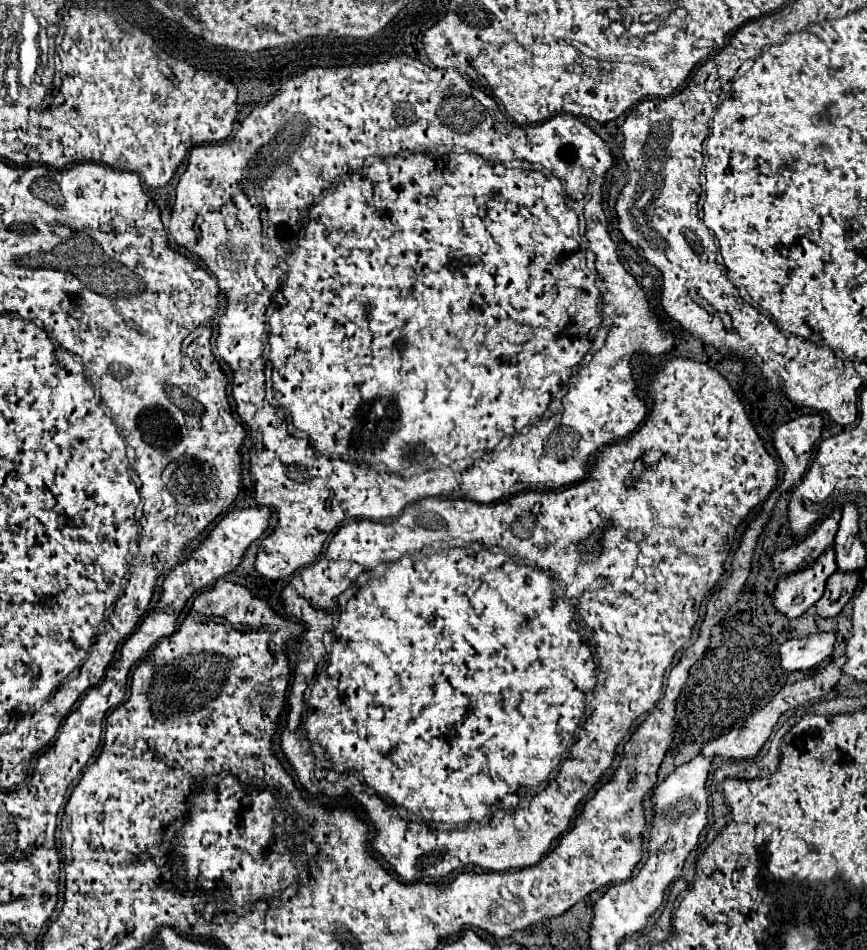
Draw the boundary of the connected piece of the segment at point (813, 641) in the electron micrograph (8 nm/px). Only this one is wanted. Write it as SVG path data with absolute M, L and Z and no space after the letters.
M817 633L809 635L807 639L791 639L783 643L779 649L783 671L787 673L809 671L831 653L833 643L835 643L833 633Z

